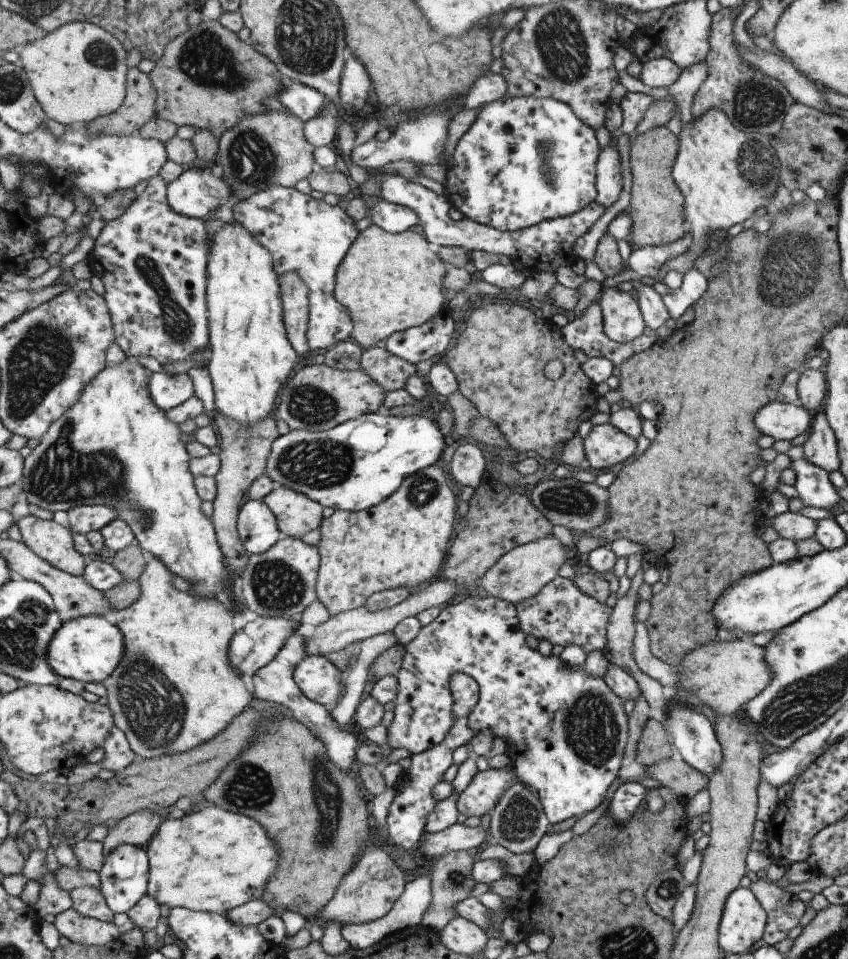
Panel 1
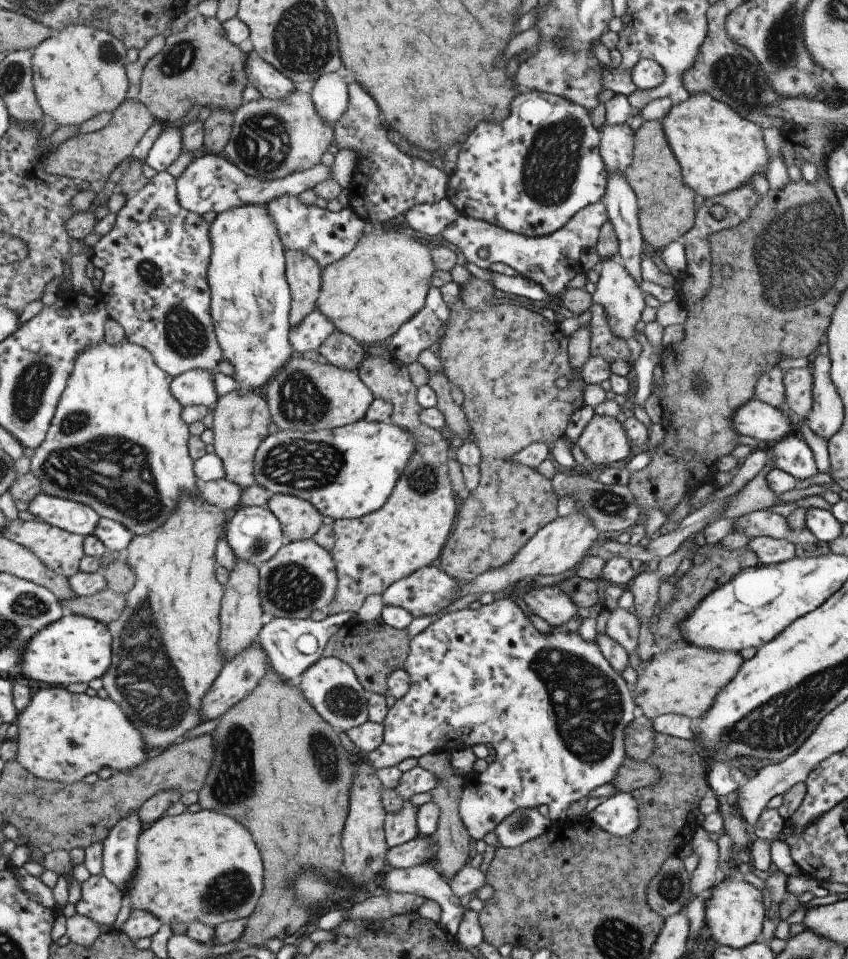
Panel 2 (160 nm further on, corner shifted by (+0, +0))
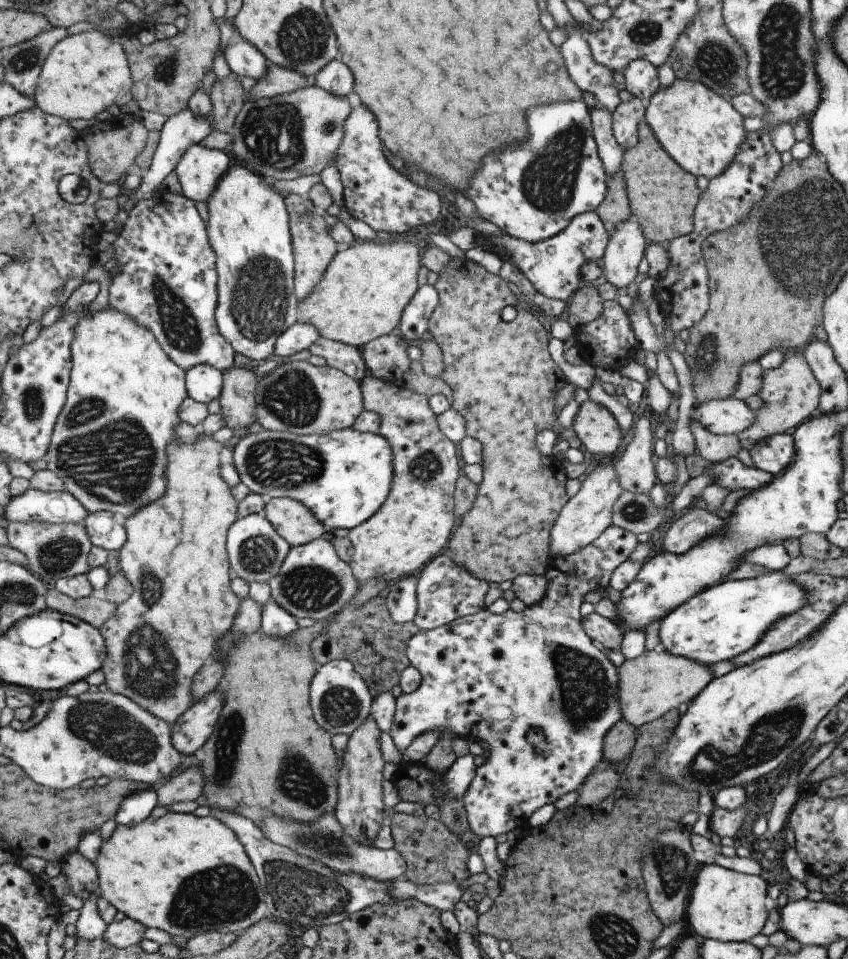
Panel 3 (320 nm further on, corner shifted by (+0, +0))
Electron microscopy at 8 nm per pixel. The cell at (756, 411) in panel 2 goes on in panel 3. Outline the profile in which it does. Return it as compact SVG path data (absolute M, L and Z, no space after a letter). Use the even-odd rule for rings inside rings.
M705 399L691 409L691 420L697 420L705 430L717 435L737 435L755 420L754 410L747 408L743 400Z

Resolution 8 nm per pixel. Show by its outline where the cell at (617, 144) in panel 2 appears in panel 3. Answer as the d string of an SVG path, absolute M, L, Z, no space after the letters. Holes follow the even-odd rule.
M631 98L619 105L611 114L611 132L619 147L628 151L636 146L637 126L644 119L644 108L639 98Z

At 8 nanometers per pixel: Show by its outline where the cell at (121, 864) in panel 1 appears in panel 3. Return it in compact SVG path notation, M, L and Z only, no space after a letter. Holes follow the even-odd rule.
M154 788L141 790L141 792L127 796L115 818L117 826L133 826L145 822L155 807L159 805L157 796L157 791Z

